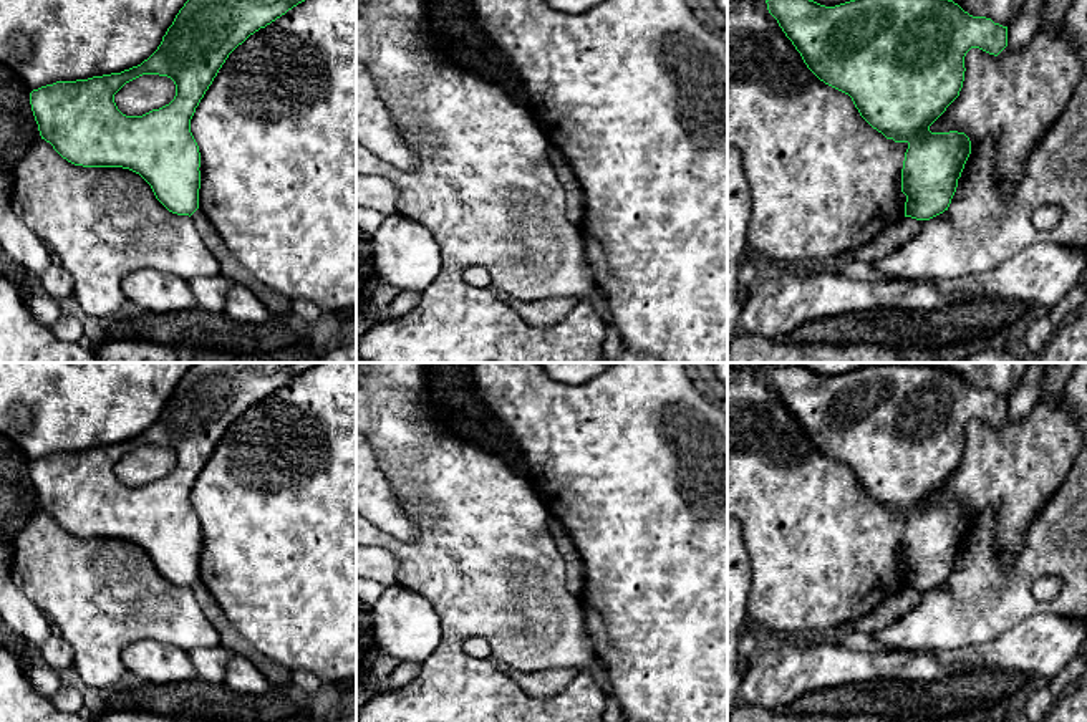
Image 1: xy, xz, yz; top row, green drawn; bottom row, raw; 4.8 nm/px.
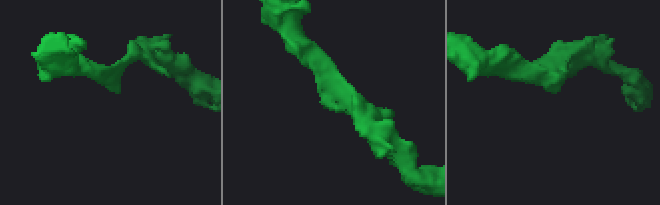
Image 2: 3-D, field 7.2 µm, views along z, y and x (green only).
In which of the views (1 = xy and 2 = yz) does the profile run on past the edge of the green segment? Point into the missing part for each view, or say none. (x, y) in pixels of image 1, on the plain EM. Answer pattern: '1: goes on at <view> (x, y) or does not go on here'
1: does not go on here
2: does not go on here

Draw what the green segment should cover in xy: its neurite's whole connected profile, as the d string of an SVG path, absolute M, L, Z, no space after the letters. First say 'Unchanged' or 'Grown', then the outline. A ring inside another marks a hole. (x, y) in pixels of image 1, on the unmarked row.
Unchanged. M196 363L179 381L162 407L157 421L141 436L103 447L76 452L56 452L30 464L30 475L41 510L68 533L83 538L123 538L139 545L152 560L156 570L172 585L192 586L199 580L200 523L191 503L191 490L229 426L250 406L265 399L288 381L320 363ZM143 445L167 447L176 455L174 470L143 487L123 485L114 465Z

